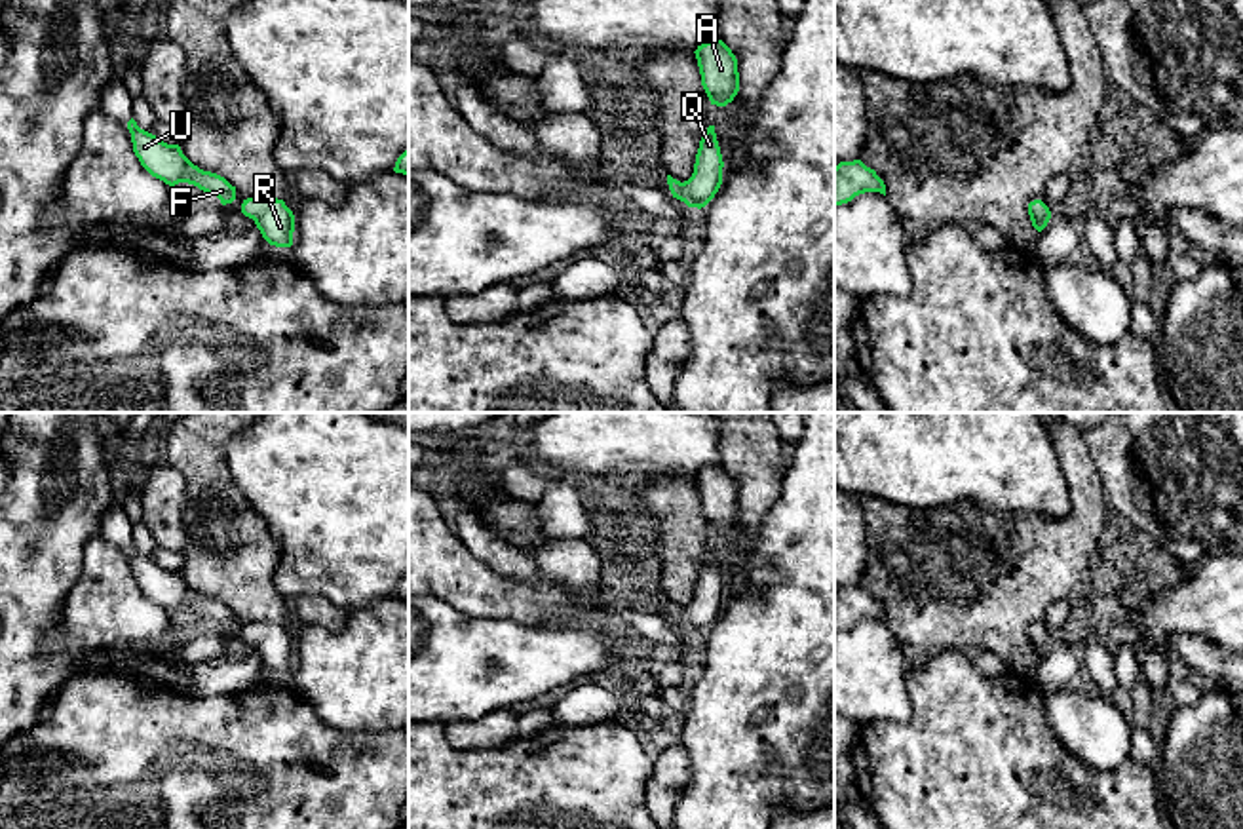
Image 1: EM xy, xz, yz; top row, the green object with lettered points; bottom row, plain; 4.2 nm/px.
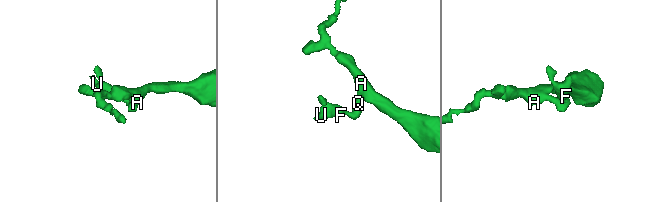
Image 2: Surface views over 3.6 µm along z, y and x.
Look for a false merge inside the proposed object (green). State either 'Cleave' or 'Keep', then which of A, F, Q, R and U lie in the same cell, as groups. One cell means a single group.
Keep. Groups: A F Q R U

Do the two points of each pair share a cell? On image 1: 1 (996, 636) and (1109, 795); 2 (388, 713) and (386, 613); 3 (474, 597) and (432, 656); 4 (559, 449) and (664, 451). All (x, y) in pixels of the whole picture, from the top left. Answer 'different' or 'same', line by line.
1: different
2: same
3: different
4: same

